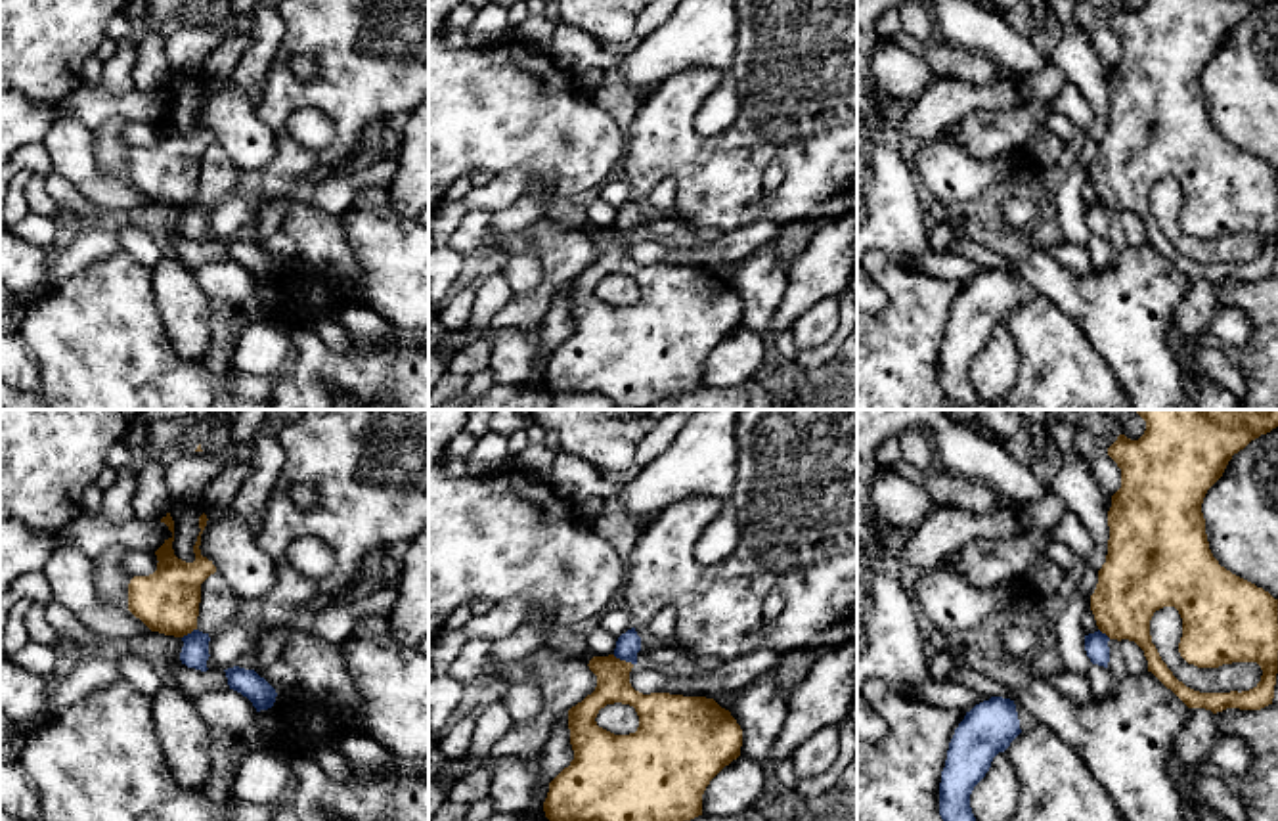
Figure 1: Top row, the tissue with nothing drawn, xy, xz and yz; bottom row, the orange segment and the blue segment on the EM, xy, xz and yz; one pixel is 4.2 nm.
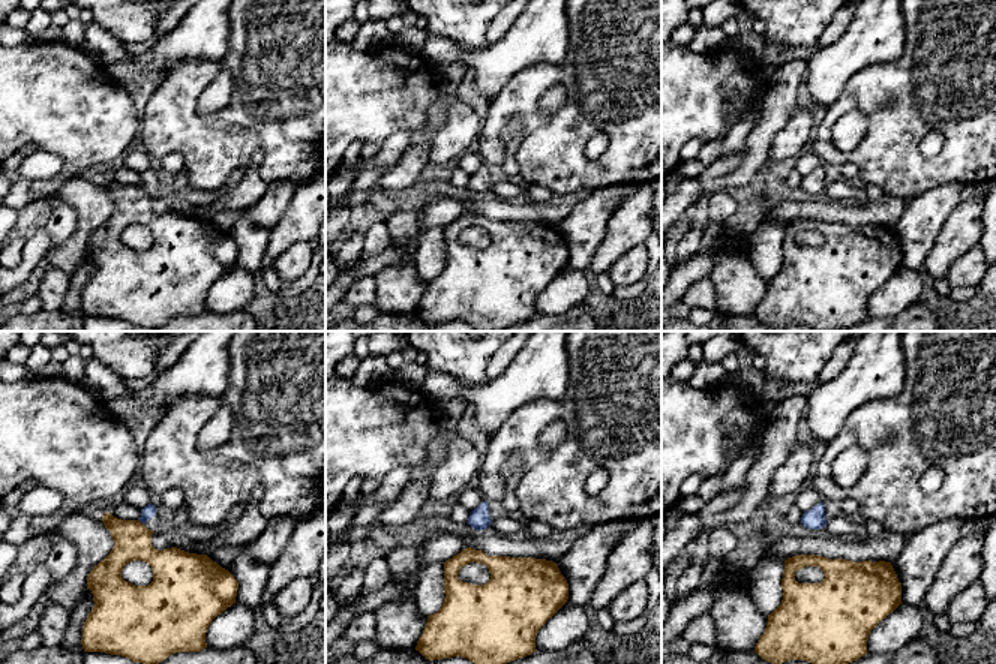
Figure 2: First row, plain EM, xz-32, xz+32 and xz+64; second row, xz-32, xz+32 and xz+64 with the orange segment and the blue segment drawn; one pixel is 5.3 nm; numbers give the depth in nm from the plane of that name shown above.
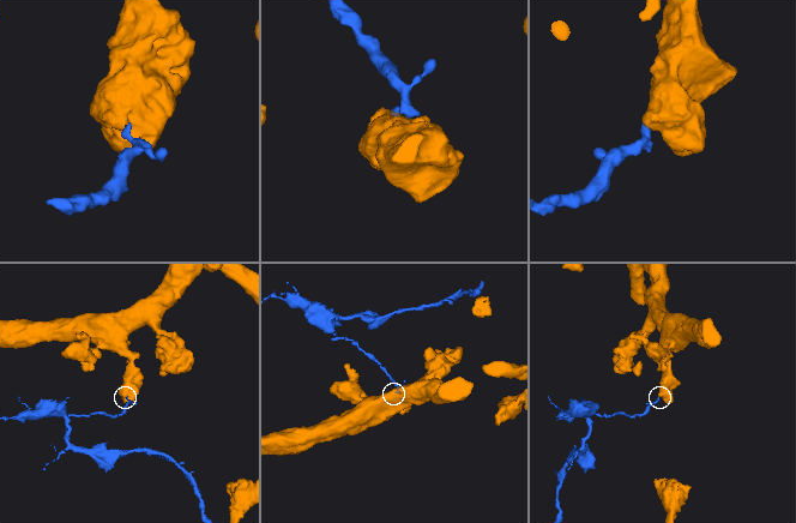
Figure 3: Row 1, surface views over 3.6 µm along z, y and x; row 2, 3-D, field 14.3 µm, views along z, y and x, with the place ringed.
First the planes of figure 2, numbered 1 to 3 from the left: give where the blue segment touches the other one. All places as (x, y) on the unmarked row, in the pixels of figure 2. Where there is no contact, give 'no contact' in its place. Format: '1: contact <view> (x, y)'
1: contact xz-32 (140, 186)
2: no contact
3: no contact

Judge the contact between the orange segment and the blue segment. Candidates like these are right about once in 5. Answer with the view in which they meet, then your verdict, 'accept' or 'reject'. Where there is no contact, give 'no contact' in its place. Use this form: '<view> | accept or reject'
xz | reject

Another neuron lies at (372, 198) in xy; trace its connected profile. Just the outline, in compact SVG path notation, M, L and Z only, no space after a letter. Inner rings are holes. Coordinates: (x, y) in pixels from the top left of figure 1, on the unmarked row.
M365 188L354 197L352 209L379 211L388 207L390 195L385 188Z

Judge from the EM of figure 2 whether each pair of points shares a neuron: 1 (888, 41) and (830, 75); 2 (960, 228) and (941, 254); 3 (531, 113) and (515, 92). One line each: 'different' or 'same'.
1: same
2: same
3: same

